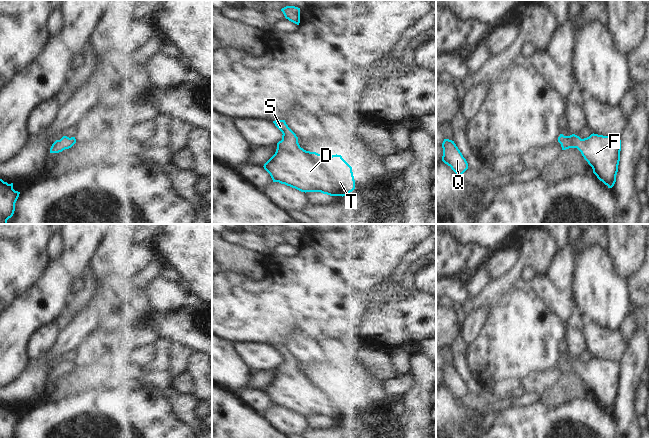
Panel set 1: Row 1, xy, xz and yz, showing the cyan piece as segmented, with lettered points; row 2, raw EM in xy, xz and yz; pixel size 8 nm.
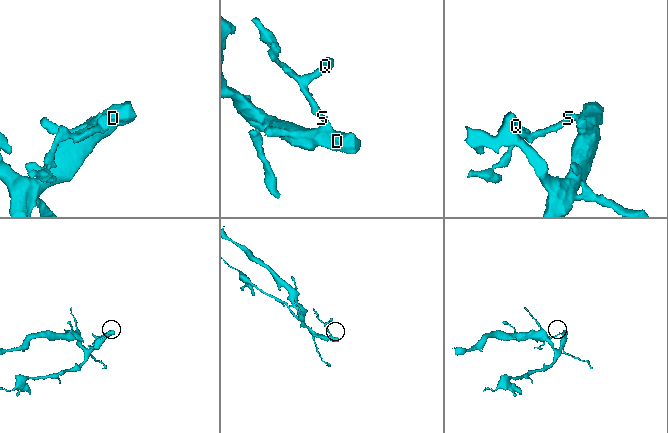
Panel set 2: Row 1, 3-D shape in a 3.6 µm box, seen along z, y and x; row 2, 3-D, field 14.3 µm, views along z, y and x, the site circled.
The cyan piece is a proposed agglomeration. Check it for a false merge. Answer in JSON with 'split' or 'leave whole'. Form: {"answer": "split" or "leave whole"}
{"answer": "leave whole"}

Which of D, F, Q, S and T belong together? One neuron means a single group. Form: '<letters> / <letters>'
D F Q S T

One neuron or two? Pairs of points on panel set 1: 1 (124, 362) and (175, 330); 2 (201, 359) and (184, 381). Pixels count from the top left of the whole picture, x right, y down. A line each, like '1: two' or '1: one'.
1: two
2: two

